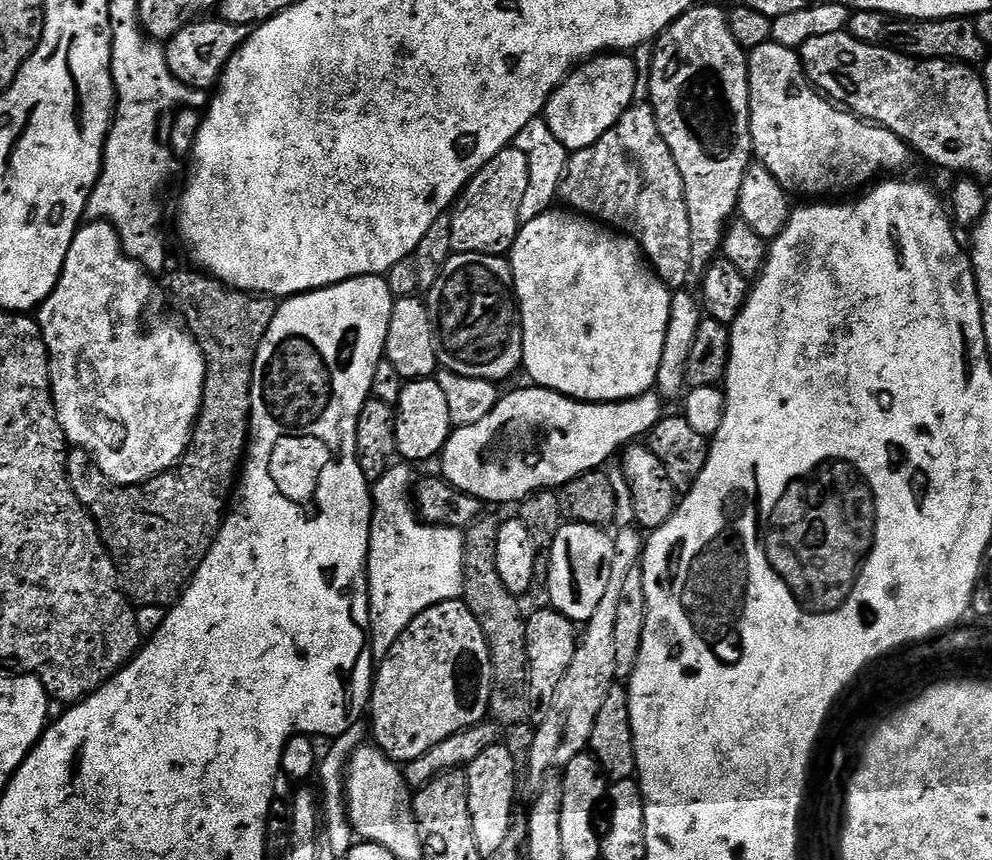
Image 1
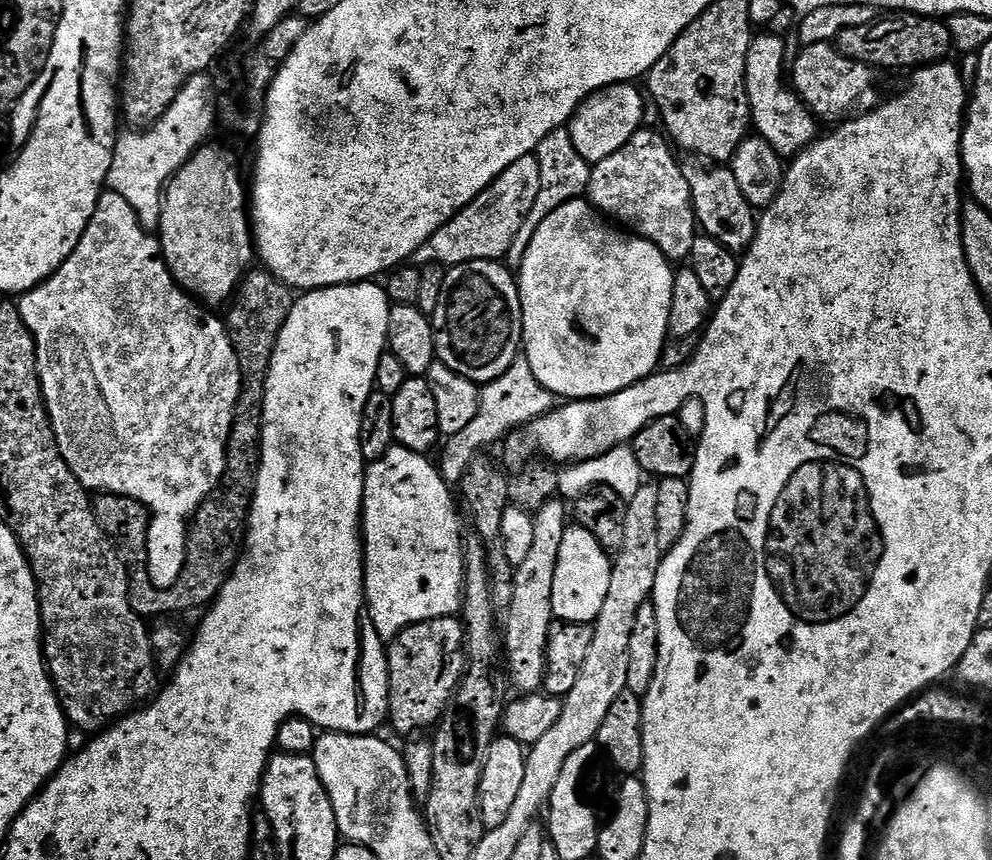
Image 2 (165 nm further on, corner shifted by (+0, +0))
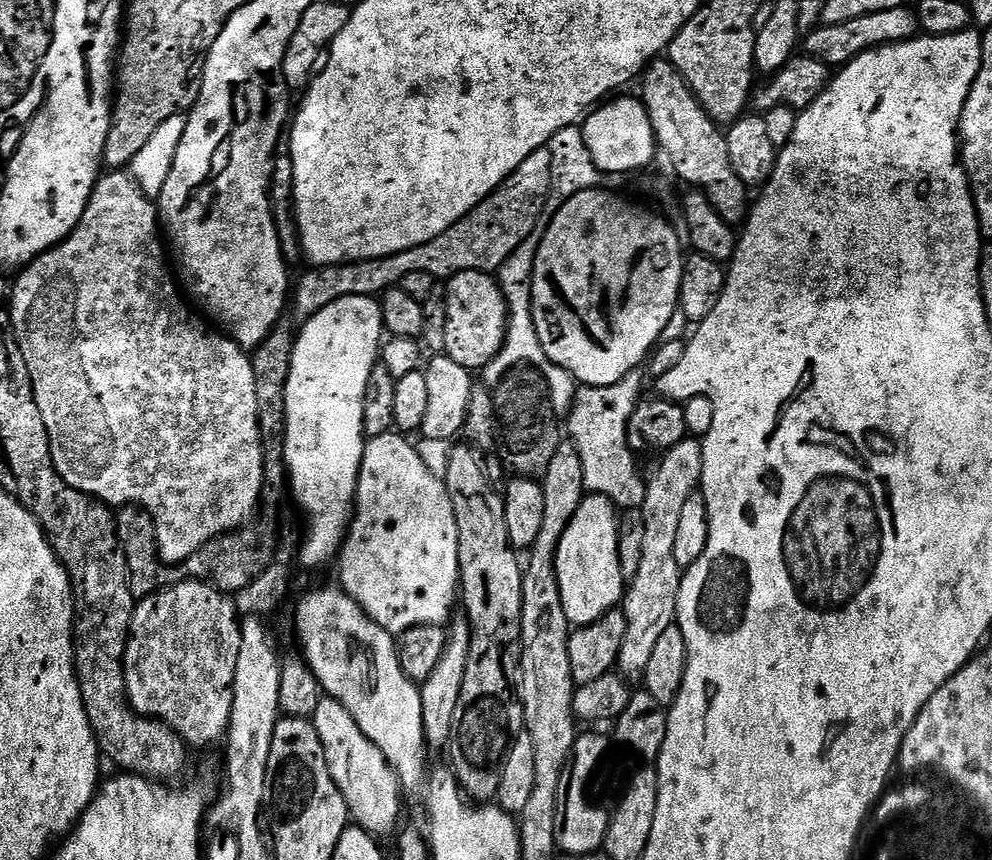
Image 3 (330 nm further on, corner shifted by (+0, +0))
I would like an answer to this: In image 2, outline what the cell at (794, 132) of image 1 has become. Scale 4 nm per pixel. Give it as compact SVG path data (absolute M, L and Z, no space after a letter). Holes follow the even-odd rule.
M771 34L757 35L748 51L746 82L755 131L774 146L779 156L795 158L817 139L818 131L816 132L816 120L812 117L815 116L813 109L809 108L786 83L784 63L788 60L788 48L784 44L787 43L781 37Z

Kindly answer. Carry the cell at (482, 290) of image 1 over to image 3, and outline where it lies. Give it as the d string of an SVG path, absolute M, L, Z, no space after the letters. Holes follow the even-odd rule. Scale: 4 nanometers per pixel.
M460 272L447 284L444 352L458 366L482 370L502 350L508 329L508 303L504 301L500 281L486 272Z

